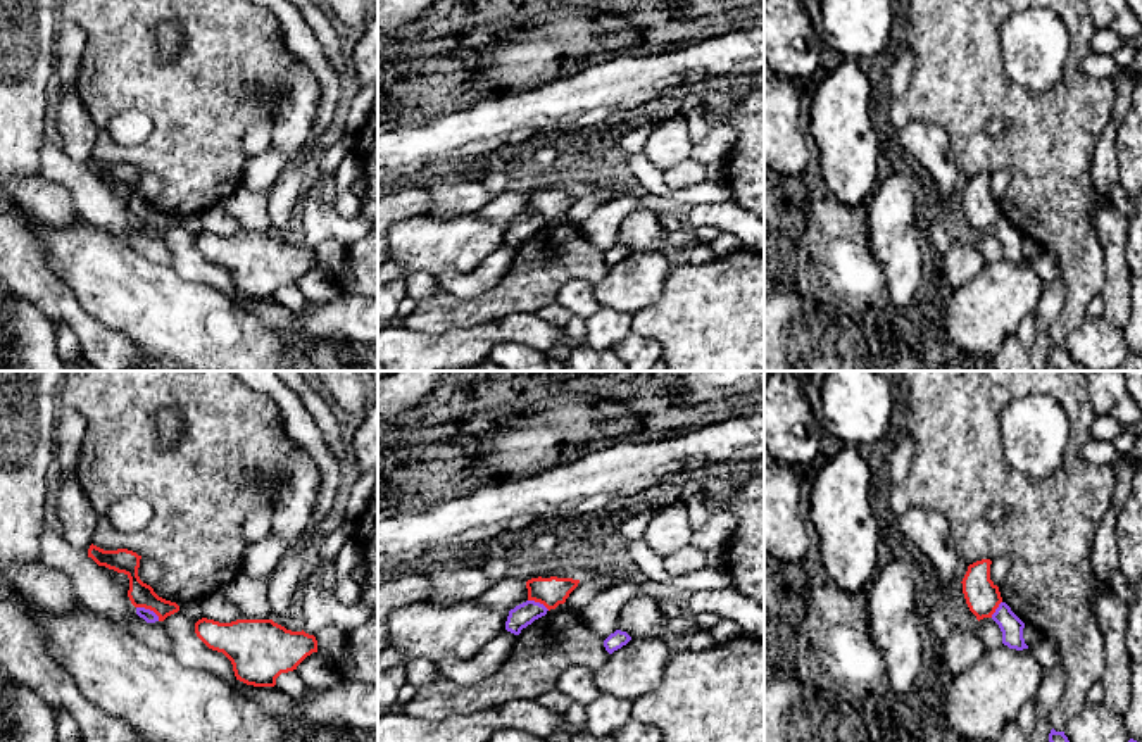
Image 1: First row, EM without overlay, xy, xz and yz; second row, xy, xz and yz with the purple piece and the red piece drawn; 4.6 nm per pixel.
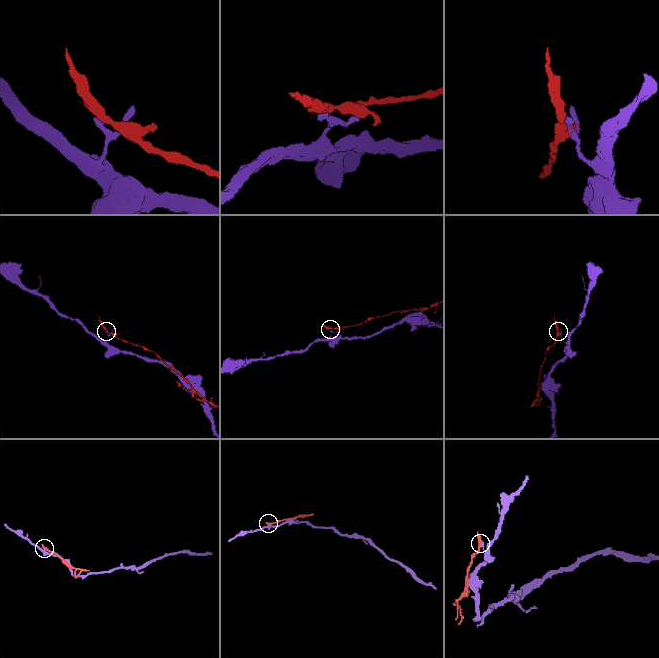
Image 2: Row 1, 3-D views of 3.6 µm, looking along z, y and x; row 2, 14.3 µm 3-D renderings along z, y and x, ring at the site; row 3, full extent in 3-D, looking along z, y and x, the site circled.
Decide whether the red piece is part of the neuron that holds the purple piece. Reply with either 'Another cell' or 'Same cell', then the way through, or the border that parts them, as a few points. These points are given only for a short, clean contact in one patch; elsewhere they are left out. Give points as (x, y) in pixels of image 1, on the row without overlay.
Another cell. Boundary: xy (137, 220), (149, 221), (159, 233)

